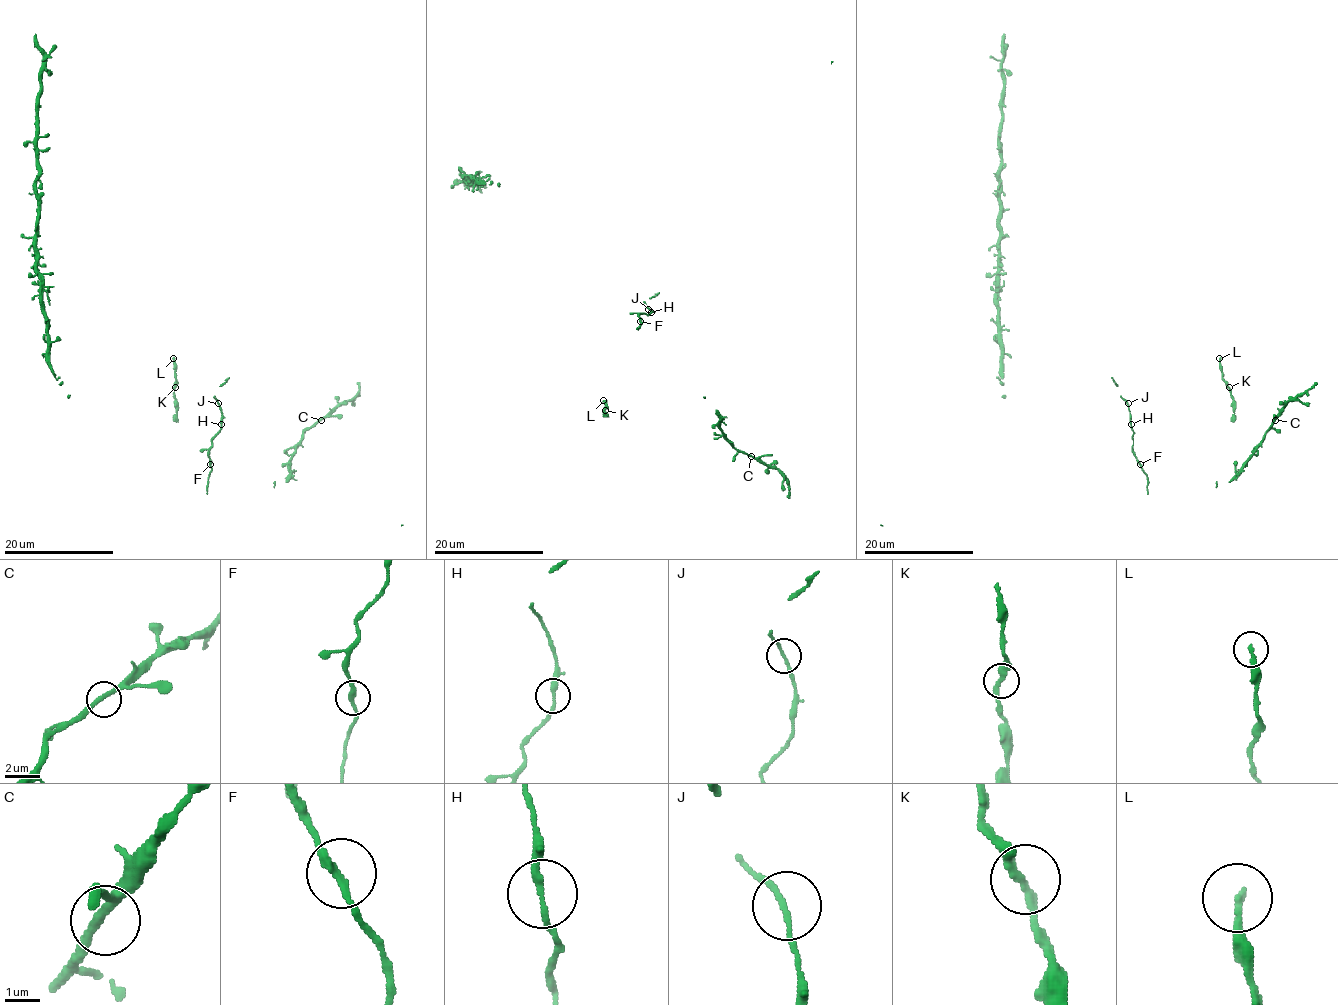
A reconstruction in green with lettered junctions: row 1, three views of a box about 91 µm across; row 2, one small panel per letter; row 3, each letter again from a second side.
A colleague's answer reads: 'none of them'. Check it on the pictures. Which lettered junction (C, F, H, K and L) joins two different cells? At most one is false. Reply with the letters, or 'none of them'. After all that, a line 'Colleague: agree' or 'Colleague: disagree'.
none of them
Colleague: agree

